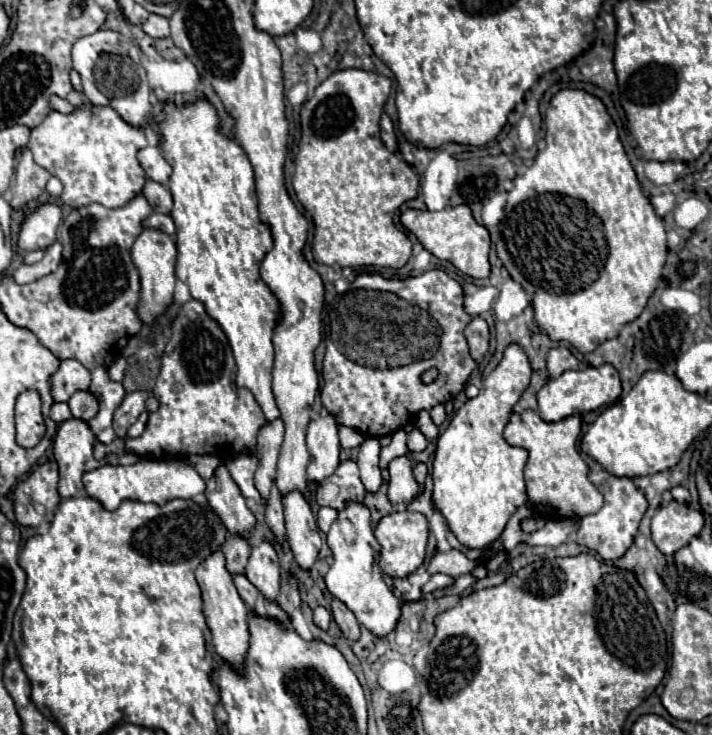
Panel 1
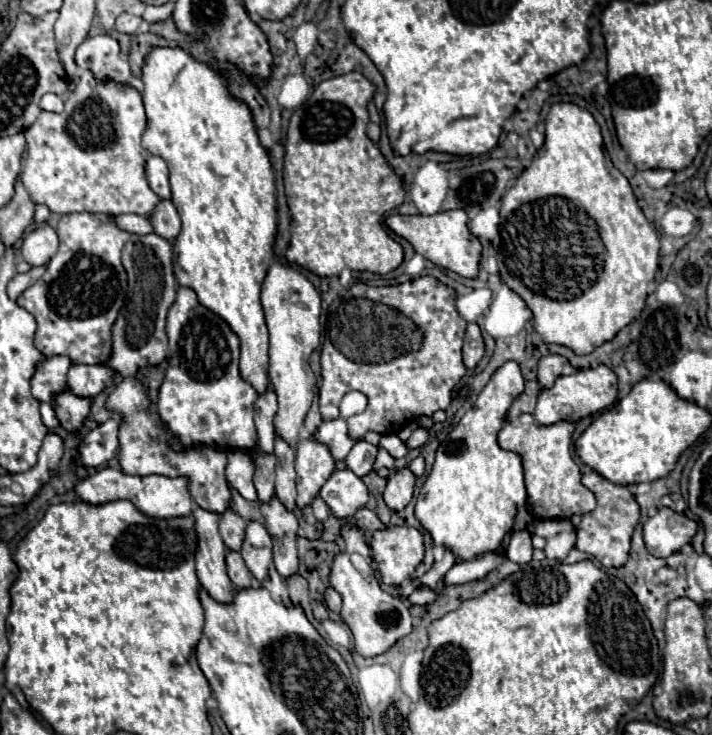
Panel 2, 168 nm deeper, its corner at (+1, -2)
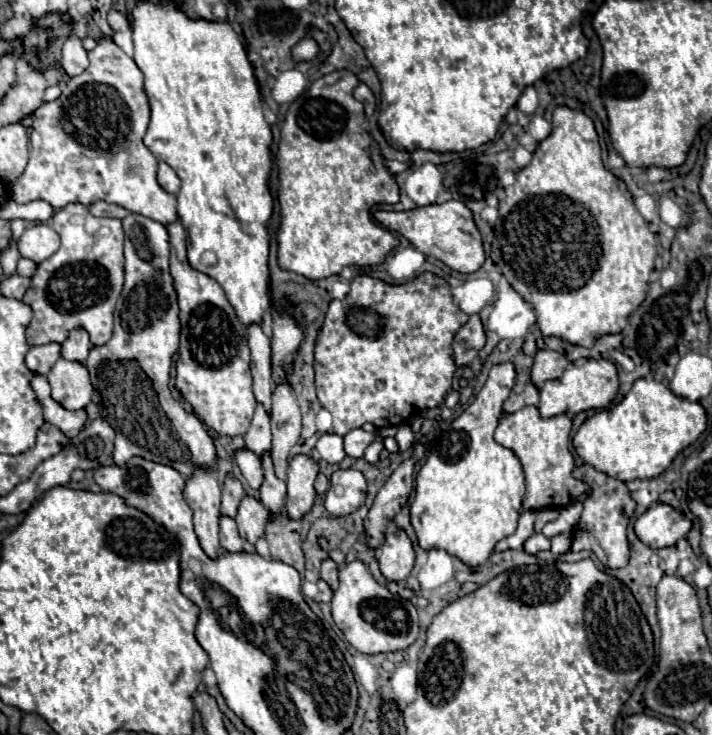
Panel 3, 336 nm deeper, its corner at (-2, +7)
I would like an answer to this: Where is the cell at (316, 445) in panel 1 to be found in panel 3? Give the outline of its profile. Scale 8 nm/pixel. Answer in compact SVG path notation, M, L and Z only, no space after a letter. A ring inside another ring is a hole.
M294 456L288 466L288 500L286 512L290 518L302 518L314 504L314 480L320 474L320 464L312 456Z

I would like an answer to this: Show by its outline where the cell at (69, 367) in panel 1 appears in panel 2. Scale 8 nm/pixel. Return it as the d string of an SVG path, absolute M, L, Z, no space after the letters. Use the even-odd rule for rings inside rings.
M53 355L37 363L35 373L31 377L31 393L37 401L51 401L51 395L57 389L65 389L65 373L69 371L71 359L63 355Z

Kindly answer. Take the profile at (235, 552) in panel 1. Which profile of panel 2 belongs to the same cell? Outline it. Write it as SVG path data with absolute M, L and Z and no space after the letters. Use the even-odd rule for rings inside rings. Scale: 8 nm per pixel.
M227 509L219 517L219 533L229 549L239 551L241 537L245 535L245 521L239 517L239 513L235 513L233 509Z

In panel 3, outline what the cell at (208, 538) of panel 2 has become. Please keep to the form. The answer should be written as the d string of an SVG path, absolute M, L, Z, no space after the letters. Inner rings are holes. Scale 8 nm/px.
M194 468L192 478L186 480L184 498L194 510L194 532L202 550L212 556L220 556L220 484L212 472Z

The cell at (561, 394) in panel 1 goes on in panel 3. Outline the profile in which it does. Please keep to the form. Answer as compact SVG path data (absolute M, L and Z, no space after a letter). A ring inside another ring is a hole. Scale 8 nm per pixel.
M588 360L582 366L570 364L562 378L558 380L548 380L540 388L540 404L538 410L542 418L552 418L558 414L578 414L582 410L600 410L612 404L614 396L618 392L618 372L616 366L610 360Z

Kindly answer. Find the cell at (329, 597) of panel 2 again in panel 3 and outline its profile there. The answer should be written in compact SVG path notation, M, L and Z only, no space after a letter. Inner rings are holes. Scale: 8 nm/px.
M324 560L320 572L322 572L322 580L324 580L332 590L336 590L336 588L338 588L338 568L336 568L336 564L334 564L332 560Z

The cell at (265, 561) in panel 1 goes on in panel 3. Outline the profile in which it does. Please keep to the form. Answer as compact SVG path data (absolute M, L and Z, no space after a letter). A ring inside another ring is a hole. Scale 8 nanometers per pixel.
M244 496L236 516L240 536L246 538L250 544L256 544L264 536L264 528L268 520L270 520L270 512L258 500Z

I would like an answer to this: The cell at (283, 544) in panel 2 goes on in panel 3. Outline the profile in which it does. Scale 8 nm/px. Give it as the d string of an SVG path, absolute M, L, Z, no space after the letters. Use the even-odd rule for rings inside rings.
M264 454L262 458L262 468L264 468L264 484L260 486L260 502L270 510L272 516L280 516L286 504L286 482L276 478L272 458L268 454Z

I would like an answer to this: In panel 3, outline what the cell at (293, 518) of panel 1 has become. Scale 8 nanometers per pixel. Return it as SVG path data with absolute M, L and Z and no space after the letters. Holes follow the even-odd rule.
M288 384L274 386L272 392L272 412L270 412L270 422L272 422L272 460L274 460L274 470L280 480L286 480L286 468L288 468L288 454L292 446L300 438L300 408L294 398L294 392Z

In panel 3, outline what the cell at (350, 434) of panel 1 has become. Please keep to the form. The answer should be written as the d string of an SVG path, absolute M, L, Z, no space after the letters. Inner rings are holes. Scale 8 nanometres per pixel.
M326 432L320 436L320 440L316 442L316 450L320 454L322 460L334 464L334 462L340 462L346 452L344 452L344 438L334 434L334 432Z

